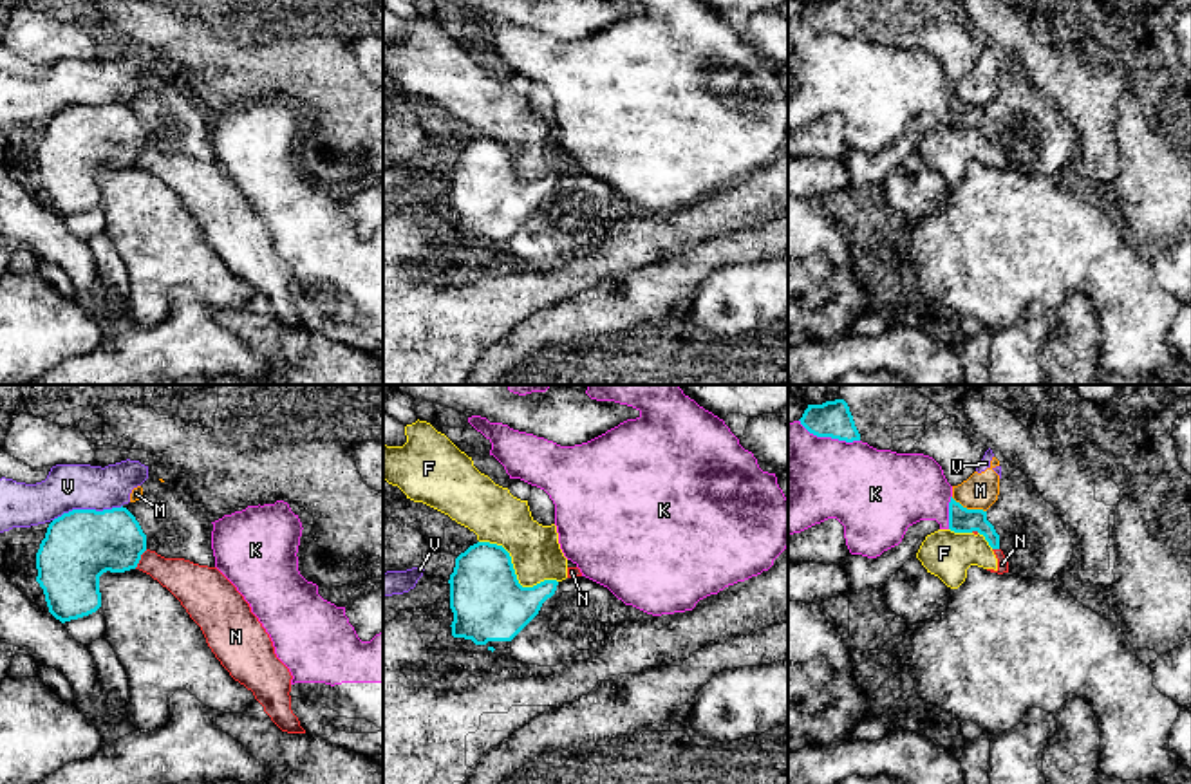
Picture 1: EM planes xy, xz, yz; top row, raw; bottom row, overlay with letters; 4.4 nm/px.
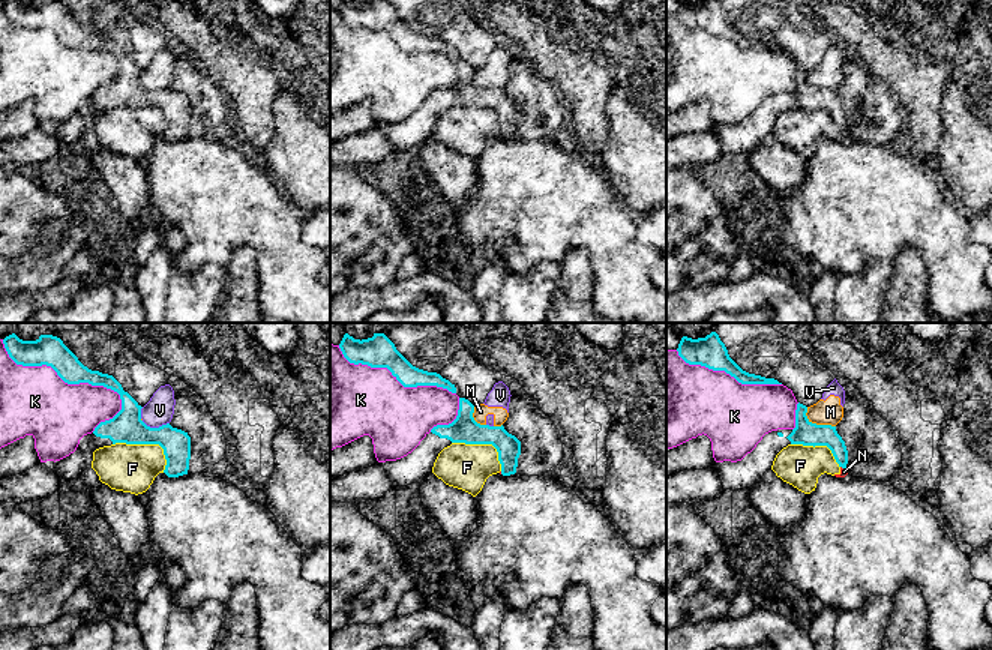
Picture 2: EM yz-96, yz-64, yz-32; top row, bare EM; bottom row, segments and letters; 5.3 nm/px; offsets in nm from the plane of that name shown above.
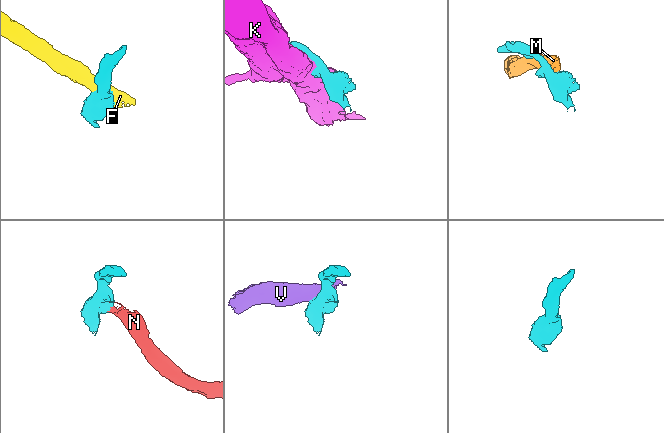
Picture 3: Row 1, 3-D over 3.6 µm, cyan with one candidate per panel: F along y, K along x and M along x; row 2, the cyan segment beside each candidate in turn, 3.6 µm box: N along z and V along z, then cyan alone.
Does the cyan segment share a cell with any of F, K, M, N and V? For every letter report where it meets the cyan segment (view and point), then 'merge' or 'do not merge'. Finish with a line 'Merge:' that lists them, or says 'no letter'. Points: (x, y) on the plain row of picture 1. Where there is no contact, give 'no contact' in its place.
F: xz (514, 168) | do not merge
K: yz (828, 31) | do not merge
M: yz (969, 105) | do not merge
N: xy (140, 154) | do not merge
V: xy (87, 105) | do not merge
Merge: no letter

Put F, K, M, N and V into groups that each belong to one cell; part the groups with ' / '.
F N / K / M V

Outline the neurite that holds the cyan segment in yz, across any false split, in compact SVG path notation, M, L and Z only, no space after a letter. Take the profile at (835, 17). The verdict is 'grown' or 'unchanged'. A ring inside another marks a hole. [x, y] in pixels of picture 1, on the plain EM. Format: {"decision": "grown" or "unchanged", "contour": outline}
{"decision": "grown", "contour": "M788 0L788 18L793 16L817 33L860 36L848 0Z"}

